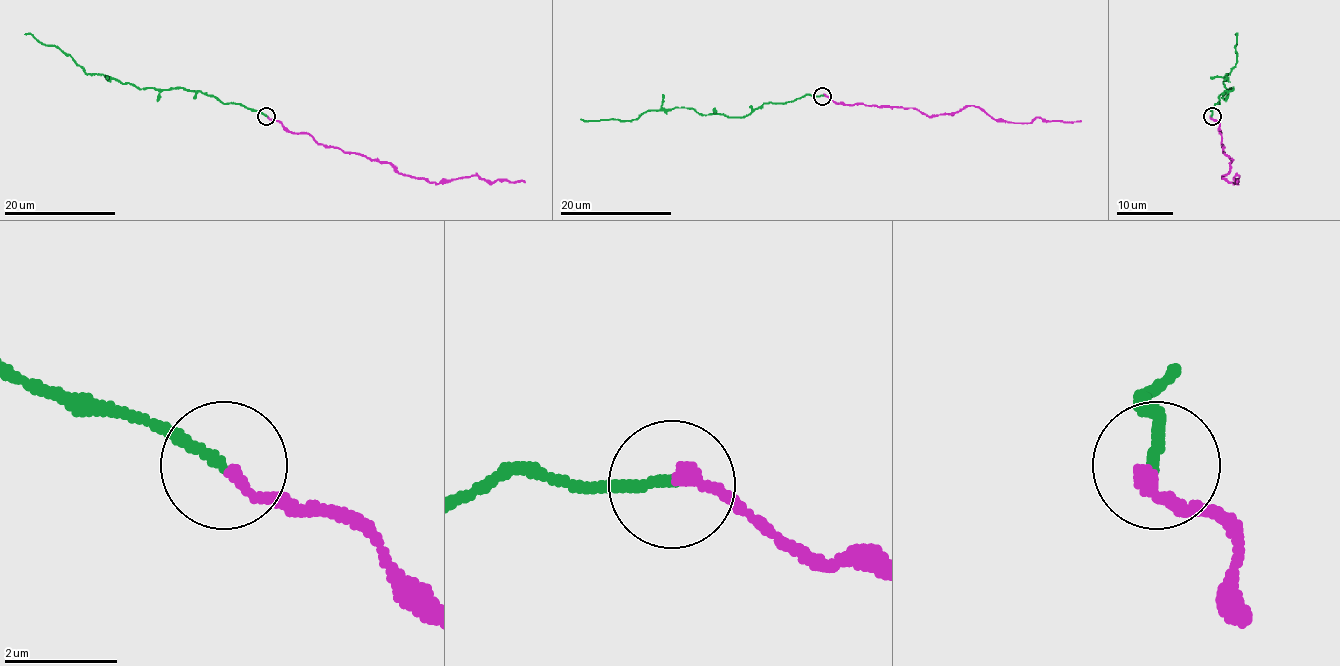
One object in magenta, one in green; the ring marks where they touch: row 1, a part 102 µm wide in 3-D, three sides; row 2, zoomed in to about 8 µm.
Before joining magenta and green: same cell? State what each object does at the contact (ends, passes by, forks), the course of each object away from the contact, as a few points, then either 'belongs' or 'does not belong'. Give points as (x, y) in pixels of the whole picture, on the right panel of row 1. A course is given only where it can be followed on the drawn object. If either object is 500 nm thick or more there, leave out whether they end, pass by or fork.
magenta ends; green ends; course magenta (1211, 117), (1220, 124), (1222, 150), (1232, 160), (1222, 177), (1235, 183), (1239, 176), (1234, 178), (1236, 183); course green (1211, 115), (1220, 96), (1232, 89), (1224, 83), (1236, 62), (1235, 34); belongs

